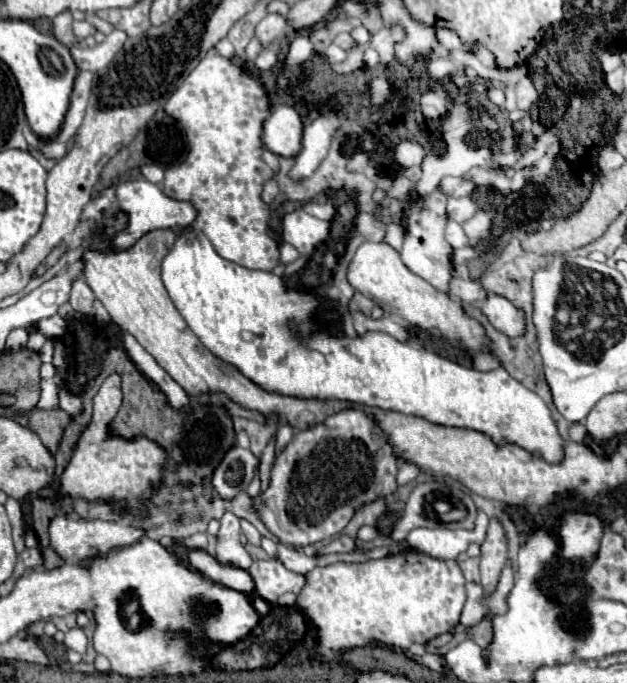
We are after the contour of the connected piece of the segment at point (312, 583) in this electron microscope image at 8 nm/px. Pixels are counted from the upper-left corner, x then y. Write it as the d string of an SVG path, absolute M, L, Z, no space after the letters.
M403 550L381 560L369 560L363 564L337 562L325 568L313 568L305 574L307 584L297 596L297 606L319 630L319 646L329 648L339 656L345 648L365 646L369 640L379 640L387 646L409 648L413 642L427 644L431 638L453 630L459 624L459 616L465 604L465 576L455 560L437 560L415 550Z

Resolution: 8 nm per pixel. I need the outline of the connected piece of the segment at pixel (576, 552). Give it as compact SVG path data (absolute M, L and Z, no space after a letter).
M569 512L559 524L561 554L569 560L589 562L599 550L599 540L603 536L605 524L587 512Z

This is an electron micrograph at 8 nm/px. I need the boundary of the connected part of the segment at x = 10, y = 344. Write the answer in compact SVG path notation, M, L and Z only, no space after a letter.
M17 328L7 338L7 350L21 350L21 348L25 348L27 340L29 340L29 332L25 328Z

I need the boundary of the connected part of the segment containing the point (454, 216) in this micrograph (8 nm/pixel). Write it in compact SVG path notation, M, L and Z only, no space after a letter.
M449 198L447 202L447 216L455 222L465 222L475 214L477 206L473 204L471 198Z

